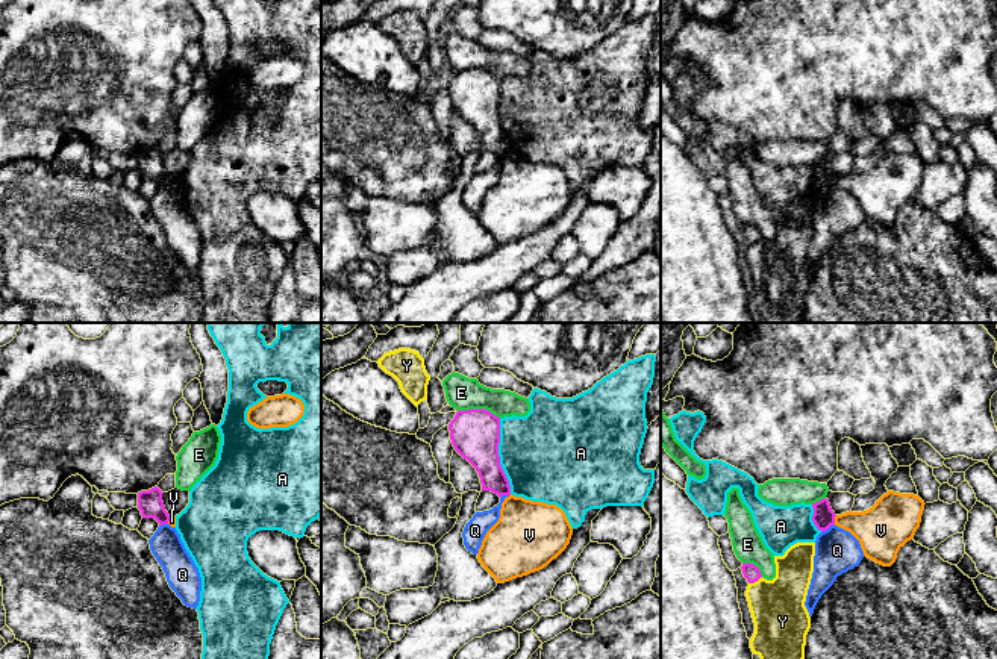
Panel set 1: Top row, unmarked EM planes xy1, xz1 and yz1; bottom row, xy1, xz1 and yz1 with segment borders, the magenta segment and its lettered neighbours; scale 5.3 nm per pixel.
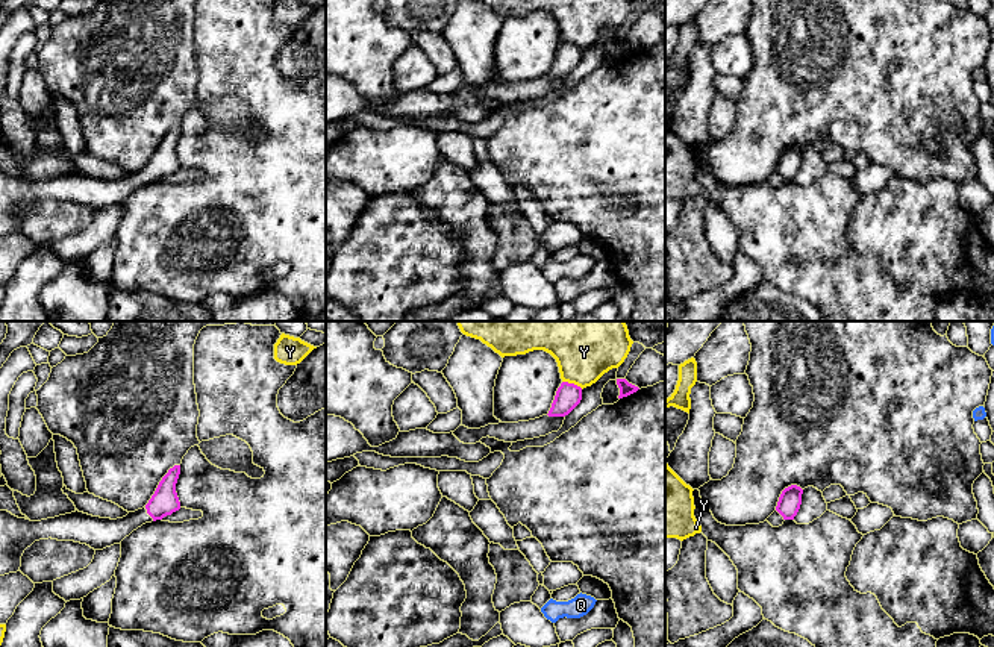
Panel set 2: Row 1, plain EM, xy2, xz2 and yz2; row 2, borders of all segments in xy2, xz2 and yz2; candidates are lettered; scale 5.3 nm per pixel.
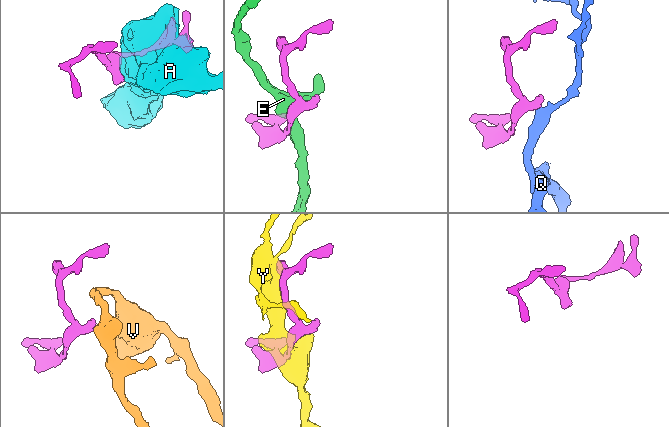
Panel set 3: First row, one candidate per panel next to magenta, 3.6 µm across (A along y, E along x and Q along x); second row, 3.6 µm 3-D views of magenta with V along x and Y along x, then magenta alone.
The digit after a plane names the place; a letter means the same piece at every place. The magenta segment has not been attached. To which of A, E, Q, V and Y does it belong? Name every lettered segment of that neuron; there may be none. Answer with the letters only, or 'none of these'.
none of these

